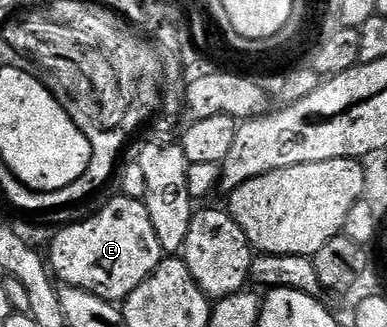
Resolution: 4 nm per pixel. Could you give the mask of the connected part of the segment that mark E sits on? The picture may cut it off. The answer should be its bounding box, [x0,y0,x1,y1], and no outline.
[49,195,165,303]

